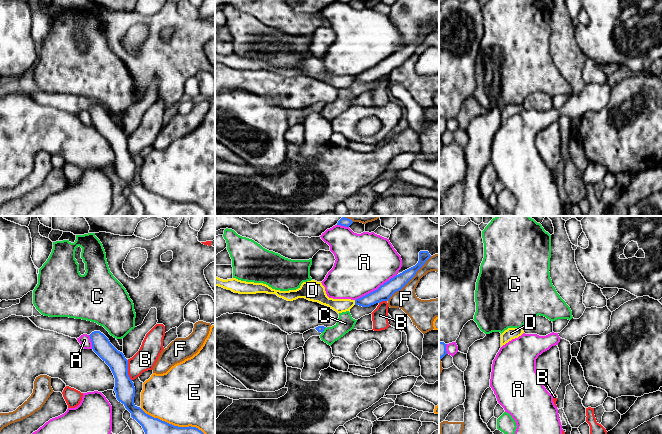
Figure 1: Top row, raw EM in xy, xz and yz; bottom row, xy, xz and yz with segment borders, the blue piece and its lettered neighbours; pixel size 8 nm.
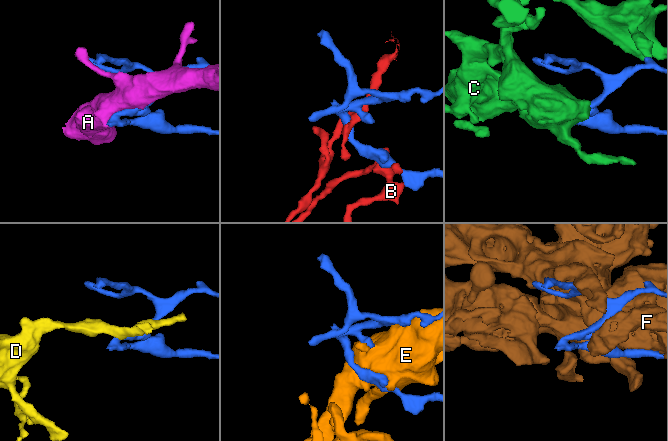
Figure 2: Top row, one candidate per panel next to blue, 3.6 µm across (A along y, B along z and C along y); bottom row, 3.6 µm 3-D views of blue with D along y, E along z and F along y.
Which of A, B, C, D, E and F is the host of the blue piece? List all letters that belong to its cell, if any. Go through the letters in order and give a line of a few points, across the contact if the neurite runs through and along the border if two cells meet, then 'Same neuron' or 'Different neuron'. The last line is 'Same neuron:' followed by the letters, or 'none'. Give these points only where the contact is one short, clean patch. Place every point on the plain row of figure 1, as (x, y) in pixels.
A: Different neuron
B: Different neuron
C: Different neuron
D: Line: xz (354, 76), (355, 80). Different neuron
E: Different neuron
F: Different neuron
Same neuron: none

